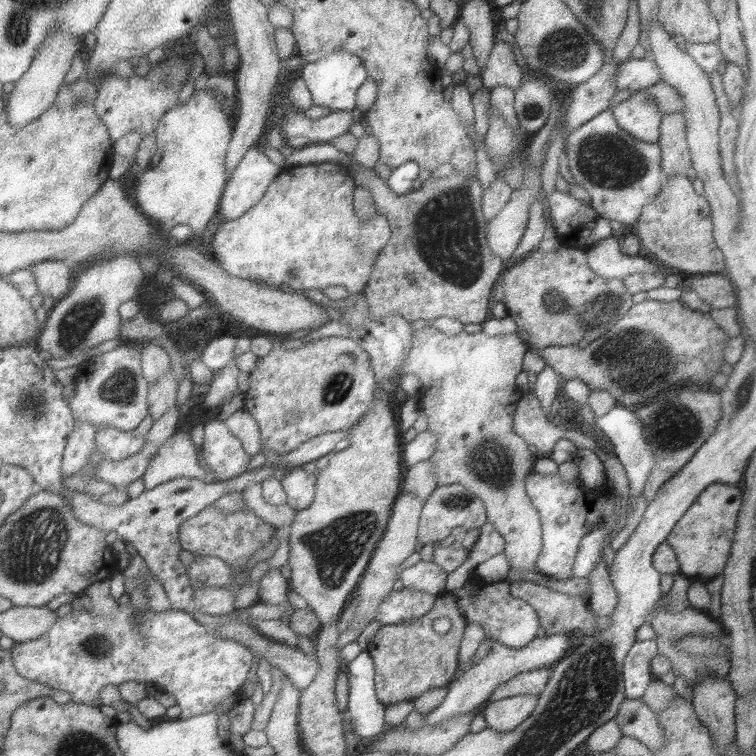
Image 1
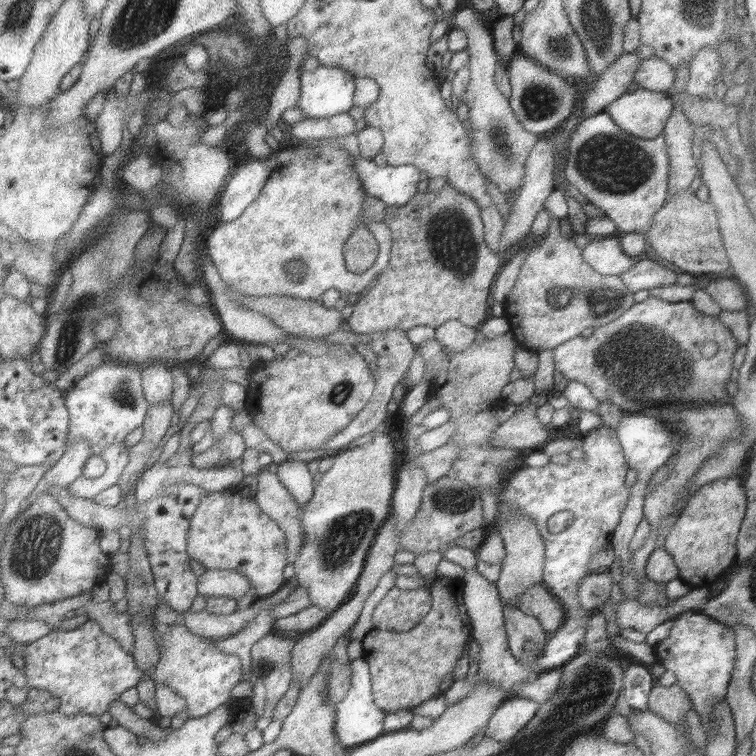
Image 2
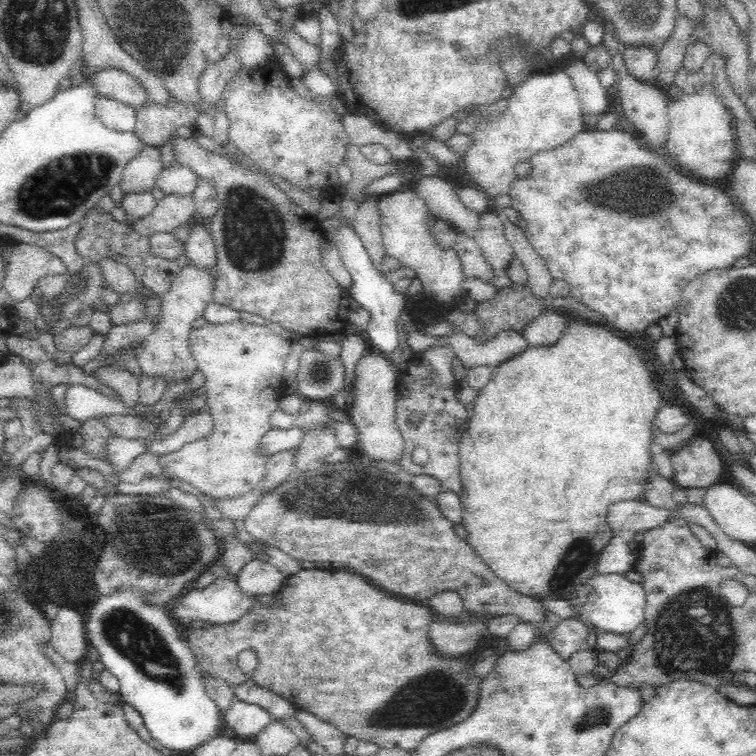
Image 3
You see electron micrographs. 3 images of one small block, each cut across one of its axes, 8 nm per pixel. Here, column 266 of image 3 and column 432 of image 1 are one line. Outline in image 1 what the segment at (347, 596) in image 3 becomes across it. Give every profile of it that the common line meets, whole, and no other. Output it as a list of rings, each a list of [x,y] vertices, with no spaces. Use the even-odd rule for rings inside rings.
[[[445,590],[439,594],[435,608],[417,622],[409,624],[391,624],[381,626],[377,636],[367,646],[367,652],[375,658],[377,664],[377,684],[375,690],[379,700],[385,706],[399,704],[405,700],[415,702],[421,694],[429,692],[431,688],[449,688],[455,674],[461,670],[461,648],[463,648],[463,634],[467,628],[467,618],[459,606],[459,600],[453,592]],[[435,618],[449,618],[451,630],[447,634],[439,634],[433,628]]]

